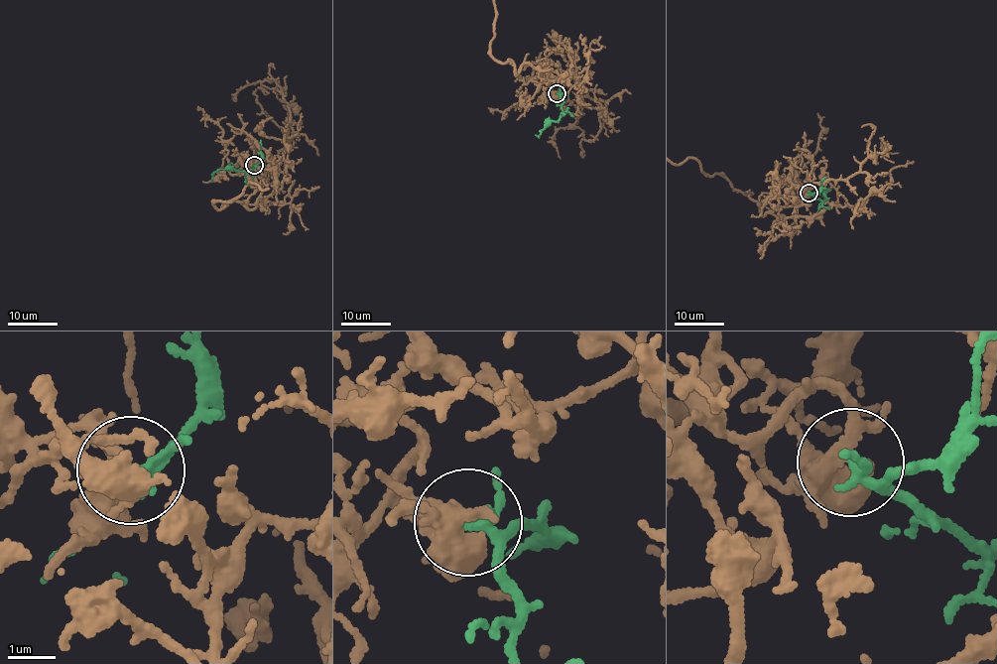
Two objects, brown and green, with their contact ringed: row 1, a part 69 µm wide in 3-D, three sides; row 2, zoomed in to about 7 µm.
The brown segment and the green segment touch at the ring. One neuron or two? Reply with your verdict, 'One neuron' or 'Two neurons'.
One neuron

